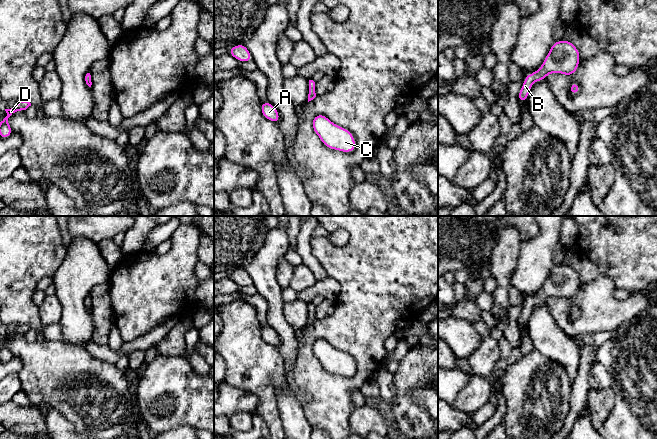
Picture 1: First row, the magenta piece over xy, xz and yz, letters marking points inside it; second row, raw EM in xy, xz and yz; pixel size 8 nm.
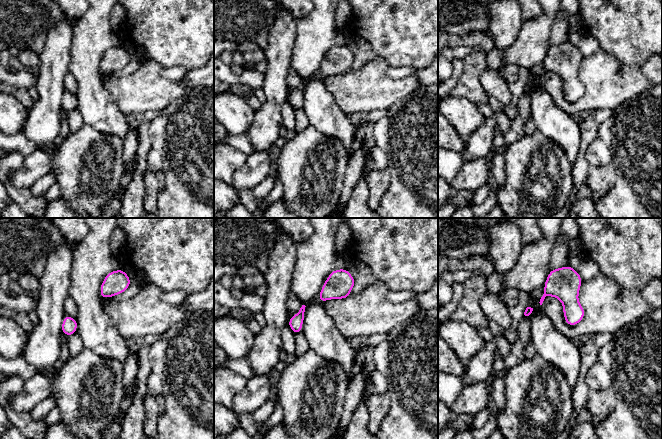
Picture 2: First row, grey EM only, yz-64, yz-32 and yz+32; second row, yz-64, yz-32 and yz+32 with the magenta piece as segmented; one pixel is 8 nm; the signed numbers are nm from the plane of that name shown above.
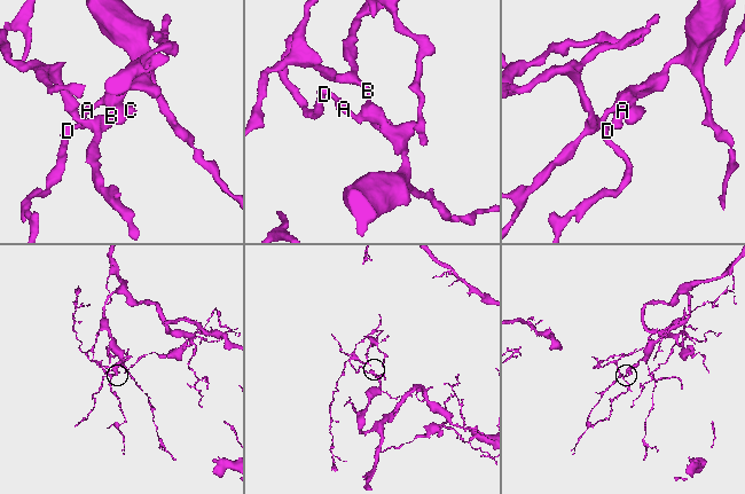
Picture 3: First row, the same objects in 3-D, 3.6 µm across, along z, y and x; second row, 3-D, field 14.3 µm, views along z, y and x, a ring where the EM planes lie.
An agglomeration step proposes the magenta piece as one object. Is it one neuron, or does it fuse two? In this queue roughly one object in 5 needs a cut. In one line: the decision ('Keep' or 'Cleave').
Keep

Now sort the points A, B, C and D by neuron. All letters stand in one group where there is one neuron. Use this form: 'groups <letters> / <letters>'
groups A B C D

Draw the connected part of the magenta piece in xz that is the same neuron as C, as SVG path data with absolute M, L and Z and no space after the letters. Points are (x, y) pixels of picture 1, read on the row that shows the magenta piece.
M316 115L312 120L312 127L327 148L347 153L355 150L353 134L331 122L325 115Z

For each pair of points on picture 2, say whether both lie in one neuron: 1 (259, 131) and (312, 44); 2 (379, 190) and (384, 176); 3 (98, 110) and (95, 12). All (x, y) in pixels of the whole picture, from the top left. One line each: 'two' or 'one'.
1: two
2: one
3: one

